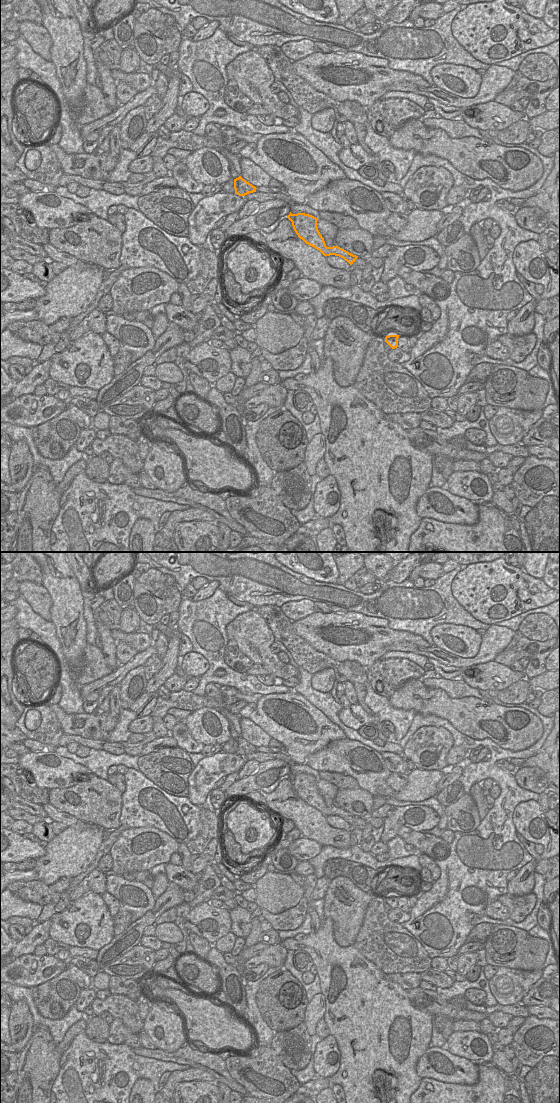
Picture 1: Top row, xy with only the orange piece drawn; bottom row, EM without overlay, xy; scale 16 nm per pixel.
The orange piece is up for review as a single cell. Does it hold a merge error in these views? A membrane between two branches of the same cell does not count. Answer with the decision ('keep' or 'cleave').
cleave

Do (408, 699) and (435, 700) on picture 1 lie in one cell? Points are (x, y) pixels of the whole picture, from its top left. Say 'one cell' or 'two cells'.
one cell

